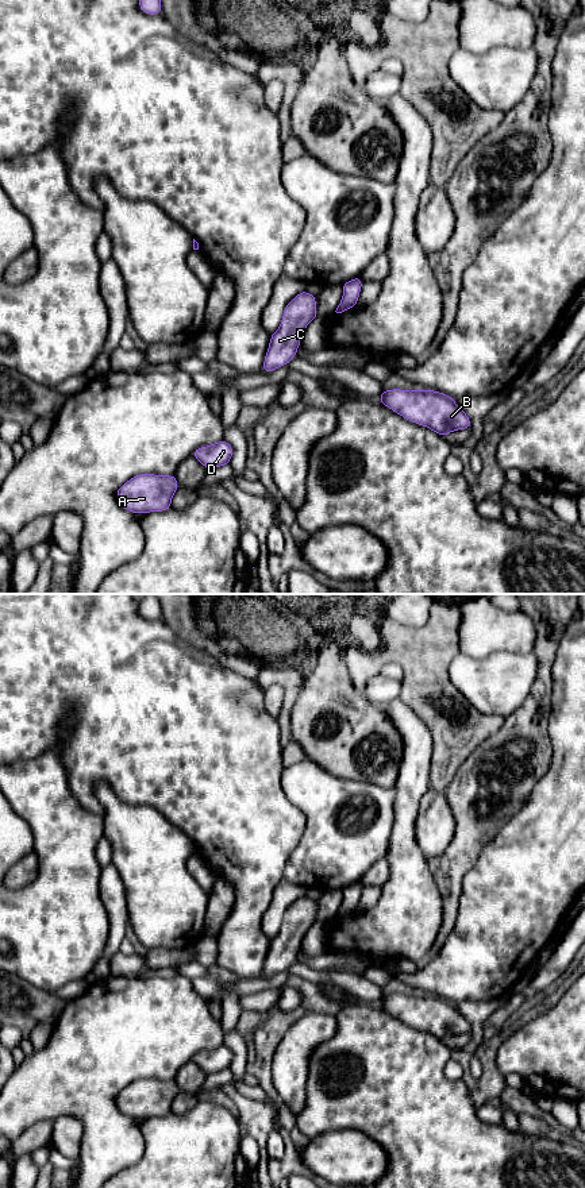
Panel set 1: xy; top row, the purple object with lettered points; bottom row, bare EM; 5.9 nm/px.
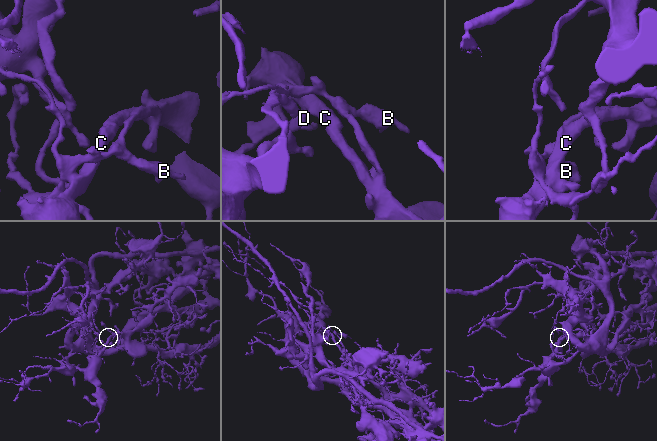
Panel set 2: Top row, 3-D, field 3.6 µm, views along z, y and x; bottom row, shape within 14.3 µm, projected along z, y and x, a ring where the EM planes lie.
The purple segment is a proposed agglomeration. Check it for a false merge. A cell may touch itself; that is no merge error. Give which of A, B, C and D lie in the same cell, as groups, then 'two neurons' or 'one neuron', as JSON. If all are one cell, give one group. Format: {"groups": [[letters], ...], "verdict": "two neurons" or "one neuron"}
{"groups": [["A", "B", "C", "D"]], "verdict": "one neuron"}

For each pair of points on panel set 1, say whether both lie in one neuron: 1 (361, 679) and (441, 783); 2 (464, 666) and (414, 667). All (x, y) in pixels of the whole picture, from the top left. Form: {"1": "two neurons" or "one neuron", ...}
{"1": "one neuron", "2": "two neurons"}

